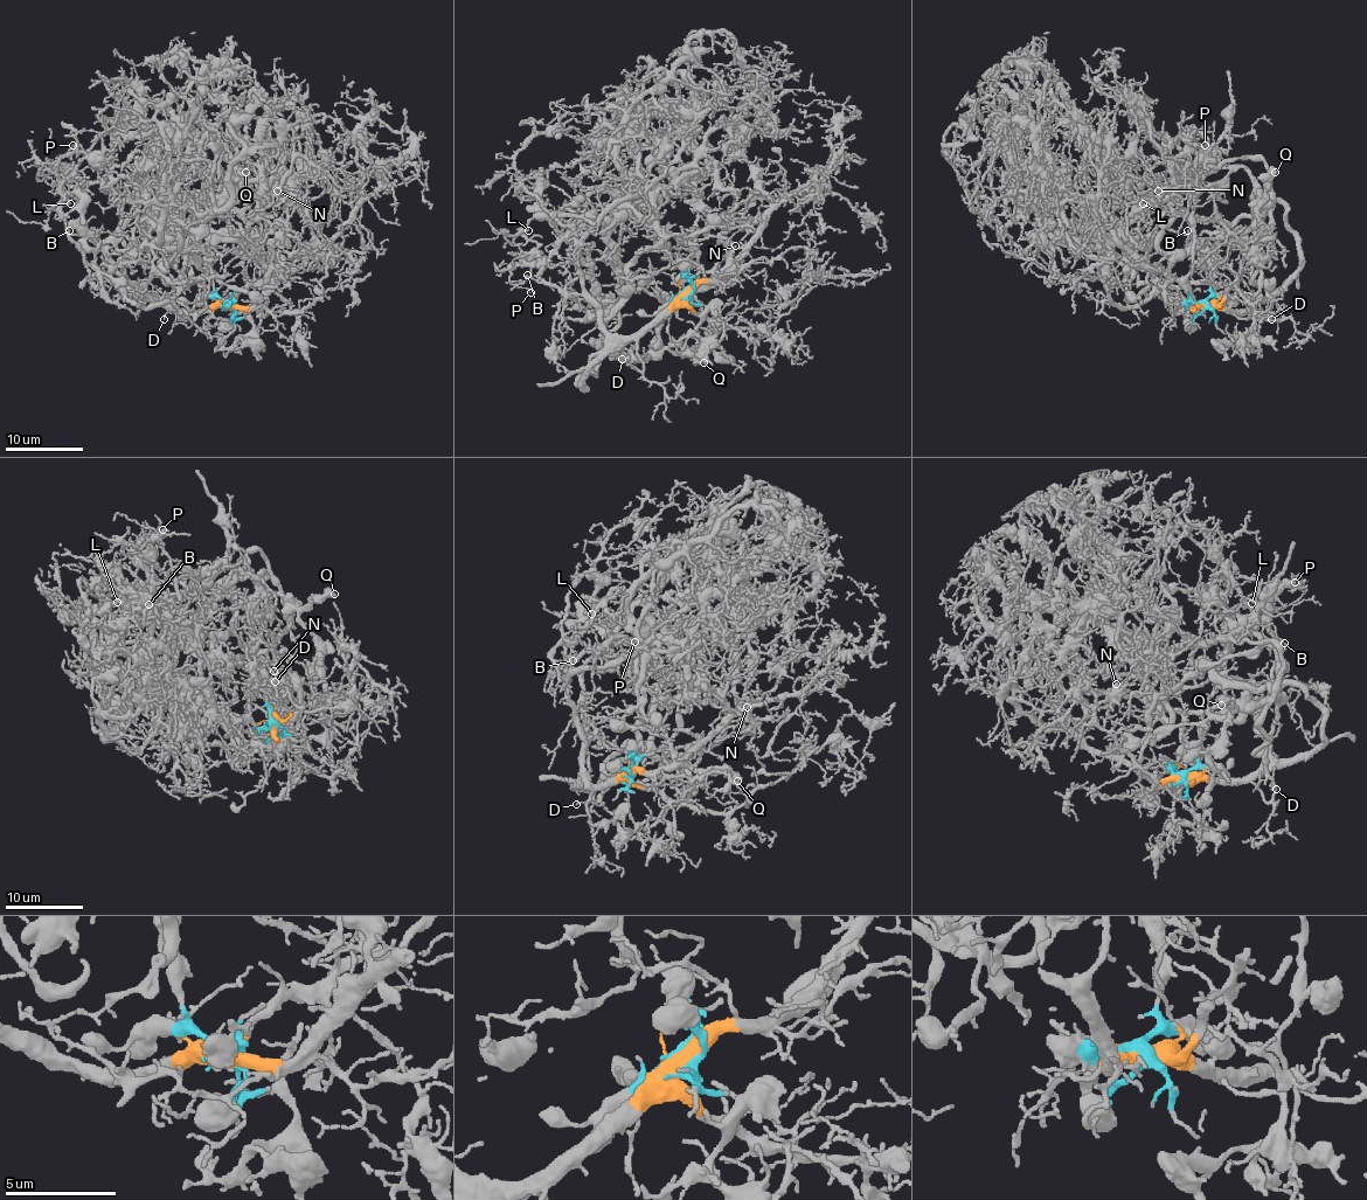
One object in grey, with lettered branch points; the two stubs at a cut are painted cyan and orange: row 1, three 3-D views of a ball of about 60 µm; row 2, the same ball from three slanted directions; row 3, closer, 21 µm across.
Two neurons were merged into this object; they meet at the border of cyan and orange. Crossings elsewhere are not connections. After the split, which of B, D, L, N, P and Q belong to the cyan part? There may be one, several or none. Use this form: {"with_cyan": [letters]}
{"with_cyan": ["Q"]}

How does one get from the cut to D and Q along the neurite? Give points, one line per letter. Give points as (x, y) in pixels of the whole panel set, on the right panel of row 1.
D: (1205, 305), (1281, 319), (1283, 316), (1275, 305), (1271, 319)
Q: (1205, 305), (1218, 240), (1243, 231), (1254, 221), (1265, 180), (1275, 173)

